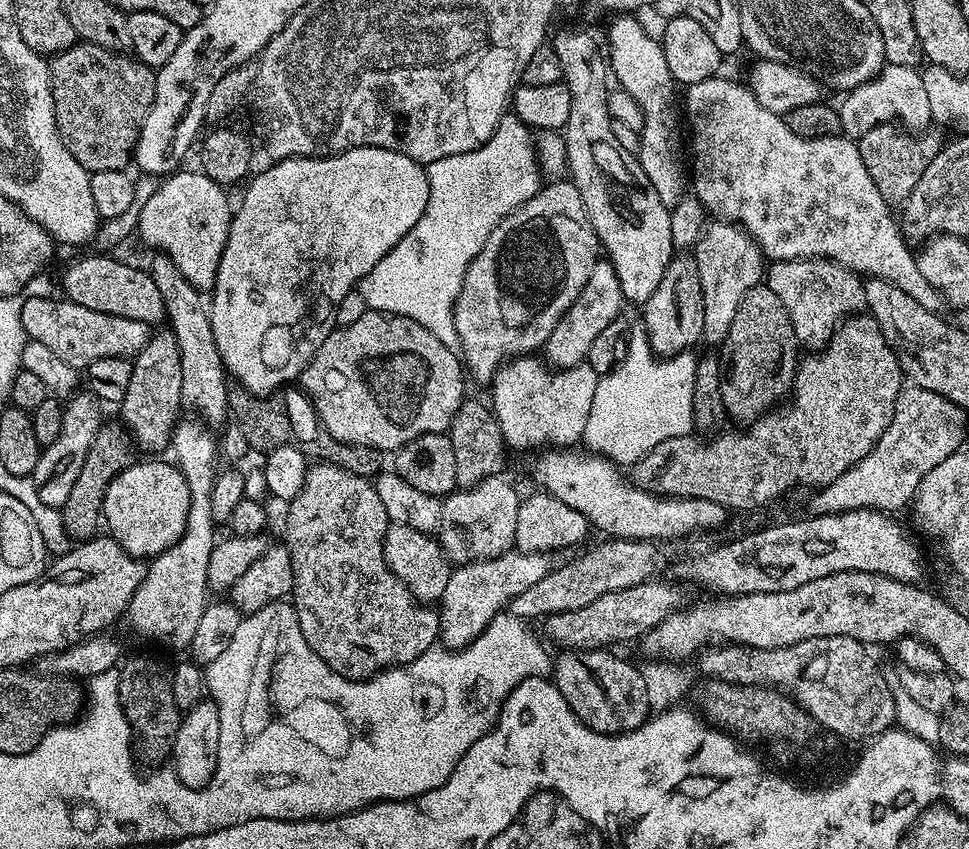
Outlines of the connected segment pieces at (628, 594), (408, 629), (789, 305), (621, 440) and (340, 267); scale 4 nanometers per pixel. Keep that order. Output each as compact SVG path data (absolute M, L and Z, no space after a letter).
M649 582L639 584L638 586L630 586L621 592L611 592L604 594L602 598L596 598L594 602L590 602L590 606L582 606L582 610L570 610L562 614L554 614L553 616L545 616L542 621L544 627L543 635L553 640L559 647L564 650L604 650L609 646L616 646L619 640L636 640L639 641L647 632L652 632L666 618L675 615L685 607L686 601L684 596L676 588L671 588L668 584L656 584L657 582Z
M327 462L319 463L313 463L309 467L302 490L298 490L296 497L287 501L286 504L288 521L284 524L284 536L288 539L286 547L292 553L295 580L290 600L296 610L298 626L302 626L302 634L306 638L310 650L314 650L314 654L318 654L318 658L322 658L322 662L326 662L326 666L330 666L330 670L342 674L348 680L371 680L379 672L387 672L389 668L398 668L414 662L421 654L429 651L440 638L440 614L435 607L415 600L407 586L392 573L390 566L386 562L384 557L384 539L388 533L390 521L386 514L386 506L382 506L382 498L378 498L376 493L375 483L367 476L350 474L350 470L342 470L338 466Z
M773 260L766 268L766 283L786 306L796 339L808 350L823 350L848 317L865 311L866 290L861 277L832 260Z
M642 326L633 327L629 331L626 358L610 374L597 379L590 415L580 435L586 444L584 446L591 453L605 456L617 465L631 466L671 435L689 435L693 431L694 370L697 362L697 357L692 355L693 353L687 352L659 358L649 345L645 329Z
M351 148L330 156L294 156L286 160L277 160L265 172L257 171L251 177L248 189L240 200L240 209L235 209L232 225L228 228L226 246L222 250L222 258L216 275L216 287L210 292L210 315L214 338L218 342L218 354L222 354L222 362L233 381L253 396L271 397L272 392L279 390L283 384L299 381L306 366L318 354L318 346L326 342L326 338L337 327L336 311L338 302L346 298L348 292L359 285L361 279L382 262L382 258L410 230L414 230L414 222L422 218L426 210L426 202L430 198L430 182L425 172L425 165L411 160L405 152L394 148Z

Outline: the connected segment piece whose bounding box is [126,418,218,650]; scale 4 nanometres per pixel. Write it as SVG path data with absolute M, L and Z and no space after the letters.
M196 418L181 419L172 433L171 451L176 451L174 457L180 473L186 478L186 486L190 486L190 510L186 518L186 530L170 550L166 550L161 556L151 557L147 565L142 582L138 590L134 590L134 598L129 602L126 611L126 620L132 623L132 628L144 640L153 640L156 644L165 644L168 648L191 649L192 639L198 630L198 621L201 620L204 609L210 600L210 589L207 580L207 570L210 565L211 552L218 543L216 528L217 520L212 517L212 487L216 482L218 465L218 440L212 437L213 429L209 425Z

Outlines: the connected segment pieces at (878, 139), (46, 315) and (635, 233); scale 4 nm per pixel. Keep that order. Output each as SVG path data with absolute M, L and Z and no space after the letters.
M876 124L874 130L866 130L866 134L858 137L862 162L866 162L866 170L870 170L870 178L874 178L874 186L878 186L878 194L882 194L889 206L900 206L918 186L922 174L926 174L926 166L934 162L940 152L942 139L933 130L924 130L919 135L905 130L901 125Z
M28 296L22 306L22 326L29 340L37 340L49 348L62 362L77 370L87 370L90 362L98 358L134 358L146 346L150 335L149 325L134 322L130 318L118 318L114 314L102 314L98 310L86 310L67 298L47 300L44 296Z
M605 59L600 64L600 84L592 84L592 88L569 88L569 92L570 116L562 129L564 156L568 159L567 175L582 196L603 255L618 274L625 301L639 301L653 293L672 261L670 208L660 203L639 159L621 149L615 140L608 109L609 61Z

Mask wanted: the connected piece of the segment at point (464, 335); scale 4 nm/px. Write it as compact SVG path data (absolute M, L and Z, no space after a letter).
M510 213L503 216L495 224L494 230L487 236L482 250L471 260L470 266L463 278L462 290L455 302L455 330L459 336L459 351L462 355L462 363L465 371L480 384L484 386L491 385L496 372L501 365L518 356L531 355L539 351L549 340L554 329L561 322L564 314L560 314L554 324L548 324L548 332L544 338L536 338L536 320L534 314L531 314L530 308L522 300L515 298L510 292L503 290L500 282L500 261L505 254L506 244L510 233Z

